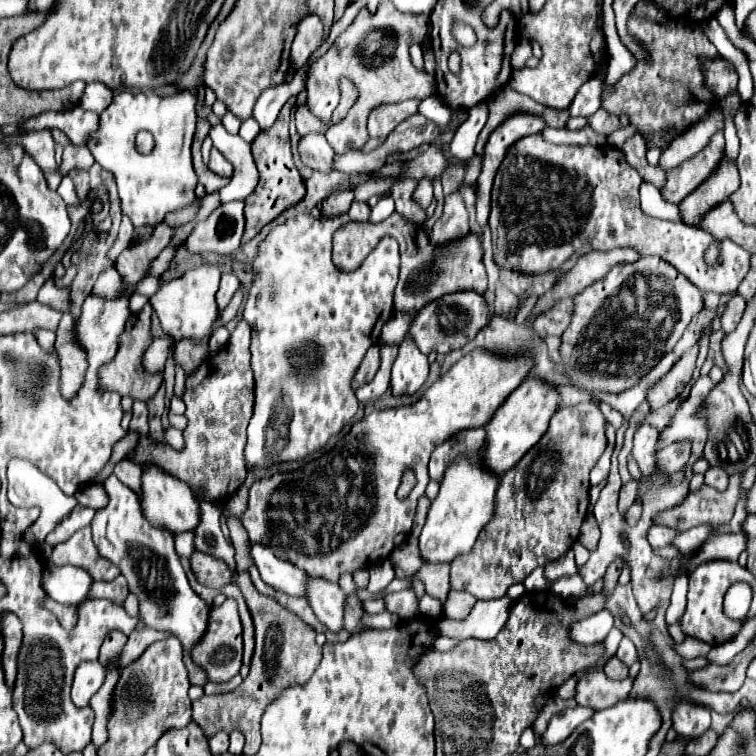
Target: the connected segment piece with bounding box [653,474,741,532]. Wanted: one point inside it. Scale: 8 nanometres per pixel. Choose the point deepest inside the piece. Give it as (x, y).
(707, 506)

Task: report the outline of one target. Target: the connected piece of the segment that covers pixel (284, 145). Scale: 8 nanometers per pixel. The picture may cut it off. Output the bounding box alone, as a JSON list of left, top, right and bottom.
[243,98,305,244]

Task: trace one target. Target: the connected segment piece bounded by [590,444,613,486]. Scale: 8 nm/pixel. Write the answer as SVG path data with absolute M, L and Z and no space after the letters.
M607 444L603 456L599 458L599 462L595 464L595 468L590 472L591 486L597 486L601 480L607 478L607 474L609 474L609 466L611 466L611 454L613 454L613 446Z

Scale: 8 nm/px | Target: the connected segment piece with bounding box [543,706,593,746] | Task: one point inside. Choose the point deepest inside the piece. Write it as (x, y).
(561, 725)

